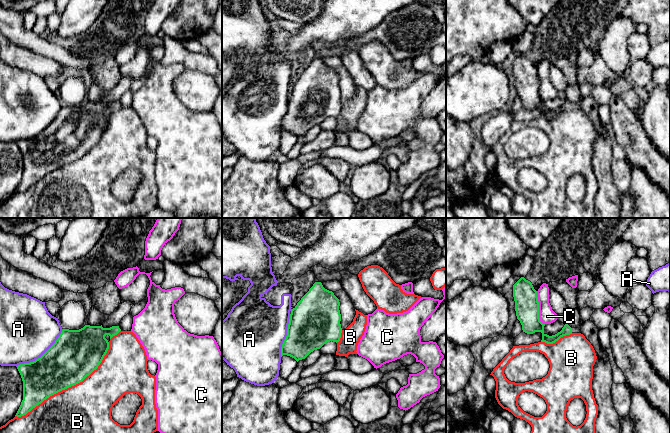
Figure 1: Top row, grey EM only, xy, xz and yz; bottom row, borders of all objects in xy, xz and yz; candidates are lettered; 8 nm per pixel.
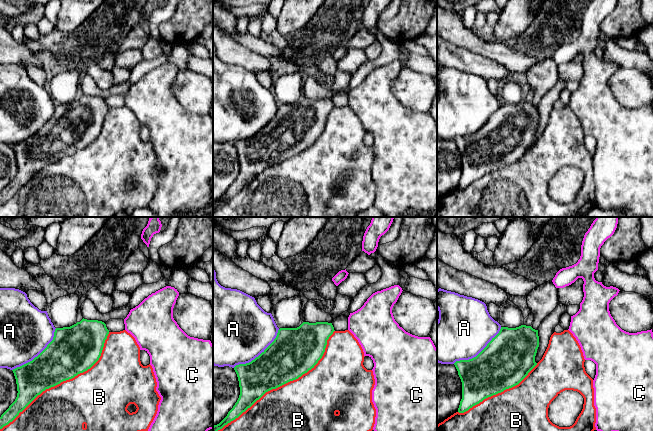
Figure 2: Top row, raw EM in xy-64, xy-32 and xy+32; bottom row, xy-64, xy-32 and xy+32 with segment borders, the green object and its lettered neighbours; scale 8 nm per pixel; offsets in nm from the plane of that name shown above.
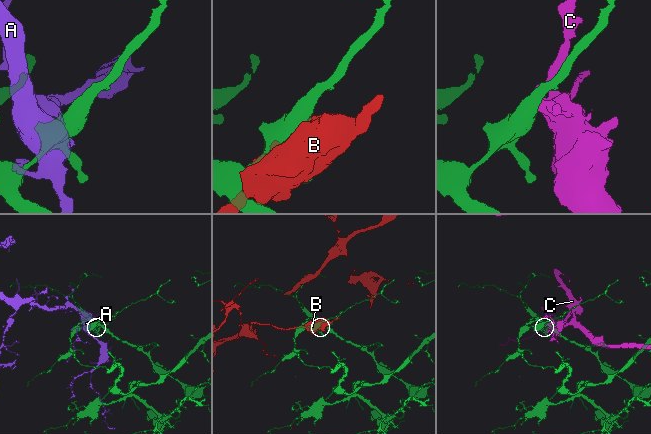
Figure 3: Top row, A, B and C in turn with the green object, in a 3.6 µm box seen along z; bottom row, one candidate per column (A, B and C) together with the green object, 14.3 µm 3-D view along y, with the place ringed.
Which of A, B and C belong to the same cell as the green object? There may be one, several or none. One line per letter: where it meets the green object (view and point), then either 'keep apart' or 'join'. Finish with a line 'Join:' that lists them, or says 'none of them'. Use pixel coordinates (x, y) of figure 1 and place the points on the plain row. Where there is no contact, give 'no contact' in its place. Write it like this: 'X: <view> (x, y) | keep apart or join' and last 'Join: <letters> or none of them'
A: xy (42, 131) | keep apart
B: xy (68, 163) | keep apart
C: yz (538, 84) | keep apart
Join: none of them

